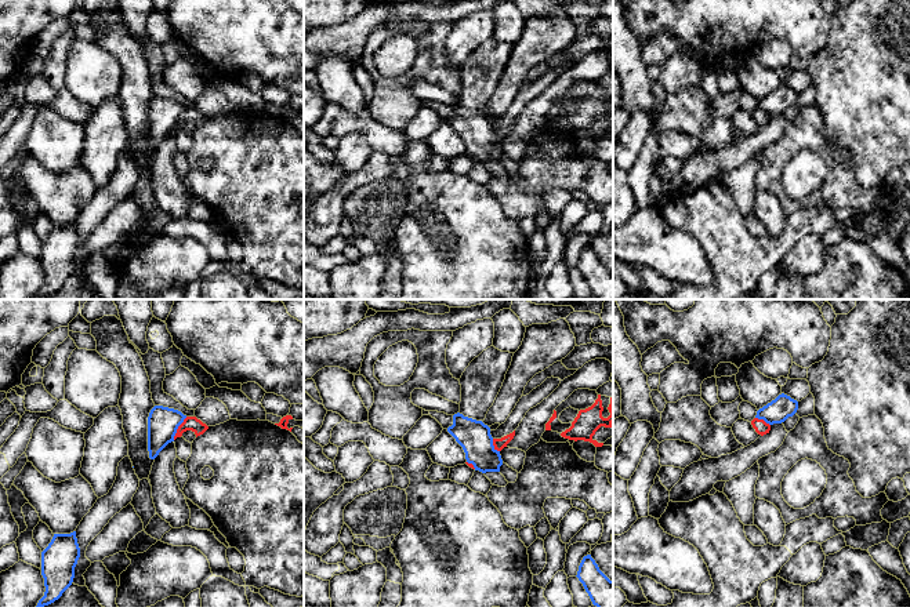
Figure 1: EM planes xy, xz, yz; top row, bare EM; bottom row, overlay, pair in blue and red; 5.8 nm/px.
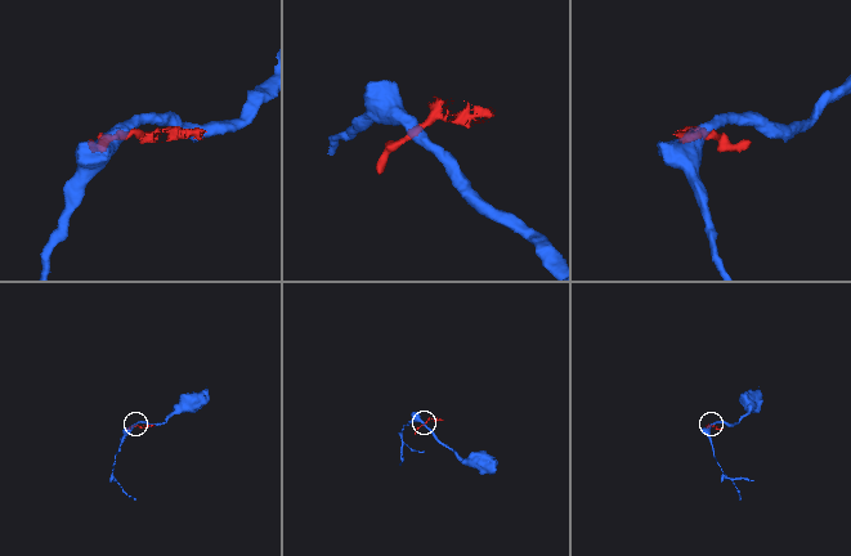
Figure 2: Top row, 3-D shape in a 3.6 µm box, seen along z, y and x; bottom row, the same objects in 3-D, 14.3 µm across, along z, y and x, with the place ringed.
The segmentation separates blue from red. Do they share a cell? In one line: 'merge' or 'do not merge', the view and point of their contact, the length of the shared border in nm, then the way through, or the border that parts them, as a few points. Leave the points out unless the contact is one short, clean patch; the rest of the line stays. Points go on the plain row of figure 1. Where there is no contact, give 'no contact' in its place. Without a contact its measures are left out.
do not merge; contact xy (177, 119); length 160 nm; border xy (187, 108), (173, 130)

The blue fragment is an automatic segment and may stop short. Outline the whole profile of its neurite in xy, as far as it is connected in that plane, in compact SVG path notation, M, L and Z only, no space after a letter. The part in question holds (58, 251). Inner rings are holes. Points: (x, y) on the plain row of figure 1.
M76 222L70 225L54 225L48 237L41 243L41 266L46 283L37 294L37 299L43 299L58 291L72 276L79 248L80 239Z

